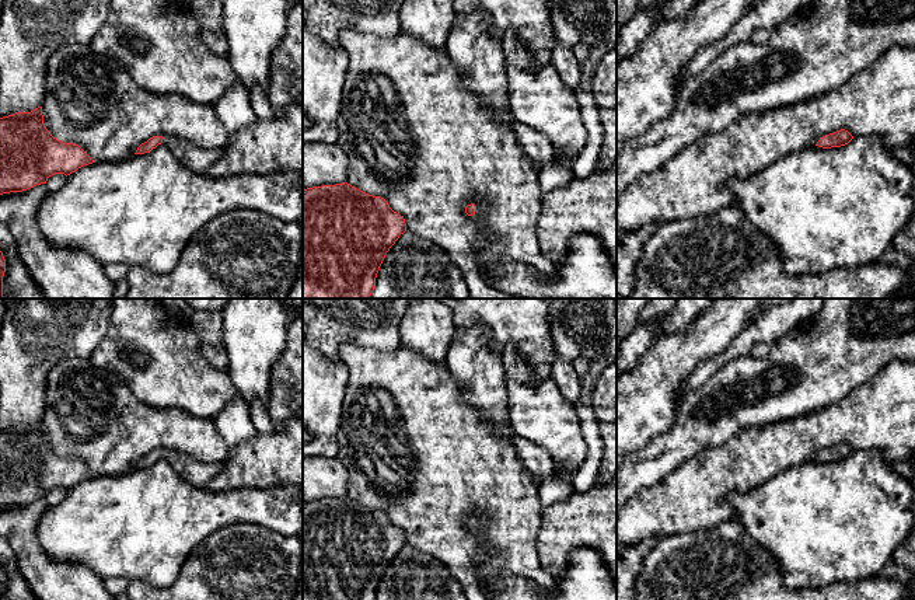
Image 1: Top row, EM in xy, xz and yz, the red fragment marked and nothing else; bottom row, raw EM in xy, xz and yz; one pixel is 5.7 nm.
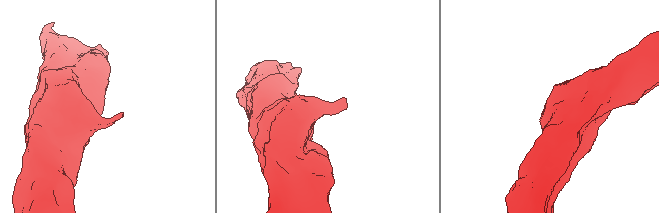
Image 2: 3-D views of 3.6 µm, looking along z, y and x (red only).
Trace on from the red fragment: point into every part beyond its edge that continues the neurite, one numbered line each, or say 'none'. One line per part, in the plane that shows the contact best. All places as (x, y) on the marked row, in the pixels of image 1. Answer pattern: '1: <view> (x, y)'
1: xy (198, 160)

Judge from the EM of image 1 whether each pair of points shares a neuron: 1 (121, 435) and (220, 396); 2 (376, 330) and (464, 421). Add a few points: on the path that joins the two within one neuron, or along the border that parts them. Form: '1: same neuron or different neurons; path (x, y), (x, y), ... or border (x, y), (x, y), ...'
1: different neurons; border (150, 405), (181, 408), (195, 417), (212, 419)
2: different neurons; border (400, 344), (390, 351), (362, 346)

